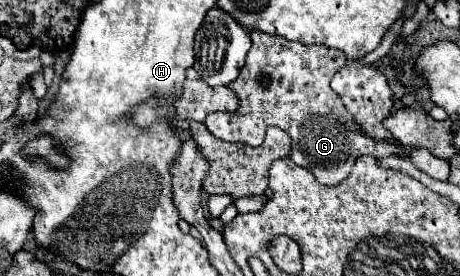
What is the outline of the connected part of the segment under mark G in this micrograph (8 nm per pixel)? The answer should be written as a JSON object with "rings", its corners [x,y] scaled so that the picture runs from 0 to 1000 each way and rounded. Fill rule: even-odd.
{"rings":[[[552,112],[543,120],[548,134],[548,178],[535,199],[535,228],[517,272],[496,315],[517,344],[522,380],[513,402],[496,409],[457,409],[443,431],[448,467],[470,496],[491,518],[530,518],[530,525],[570,525],[578,471],[587,457],[609,460],[635,489],[635,554],[630,569],[643,583],[643,598],[657,598],[674,612],[687,641],[691,663],[700,670],[730,670],[743,649],[757,641],[765,591],[783,562],[809,562],[809,569],[874,569],[865,540],[848,540],[848,525],[822,525],[822,511],[804,511],[796,482],[787,489],[787,467],[761,438],[761,409],[743,395],[743,366],[735,366],[735,344],[717,322],[717,286],[726,264],[735,264],[752,236],[752,199],[735,178],[717,178],[704,163],[657,163],[648,149],[630,149],[604,127],[583,127]],[[583,264],[587,272],[587,308],[565,315],[565,272]]]}

